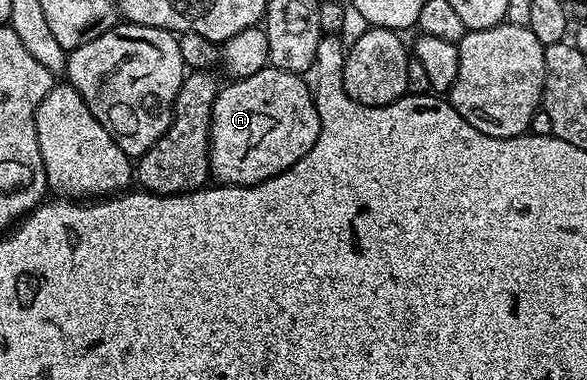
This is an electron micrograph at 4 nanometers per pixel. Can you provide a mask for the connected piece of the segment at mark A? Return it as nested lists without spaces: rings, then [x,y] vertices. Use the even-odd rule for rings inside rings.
[[[268,64],[252,76],[227,83],[219,89],[210,117],[210,172],[215,183],[255,186],[292,168],[292,164],[316,144],[316,136],[320,136],[320,116],[316,112],[311,87],[303,75]]]

